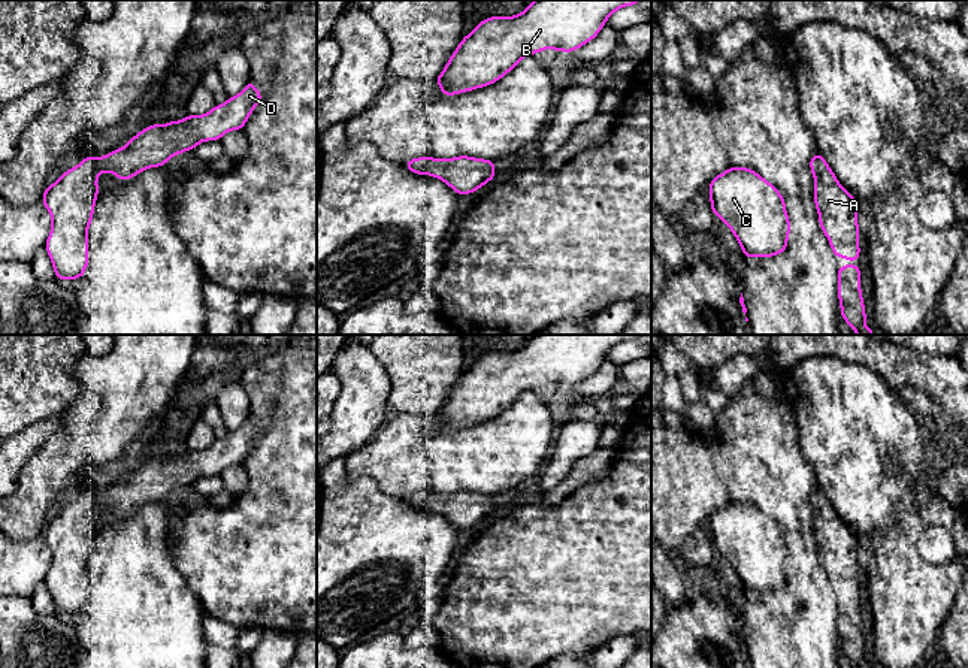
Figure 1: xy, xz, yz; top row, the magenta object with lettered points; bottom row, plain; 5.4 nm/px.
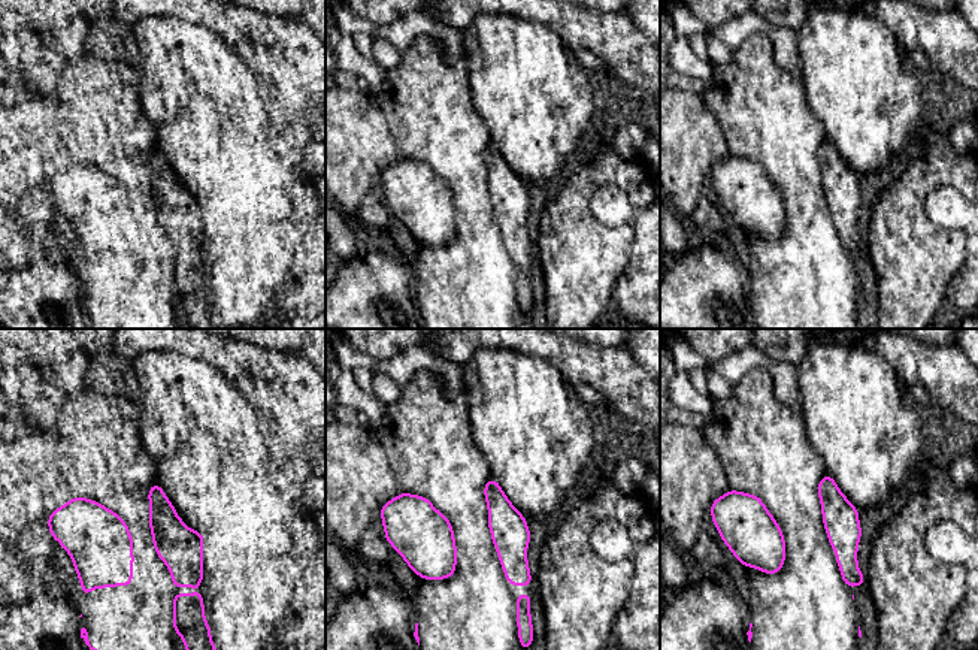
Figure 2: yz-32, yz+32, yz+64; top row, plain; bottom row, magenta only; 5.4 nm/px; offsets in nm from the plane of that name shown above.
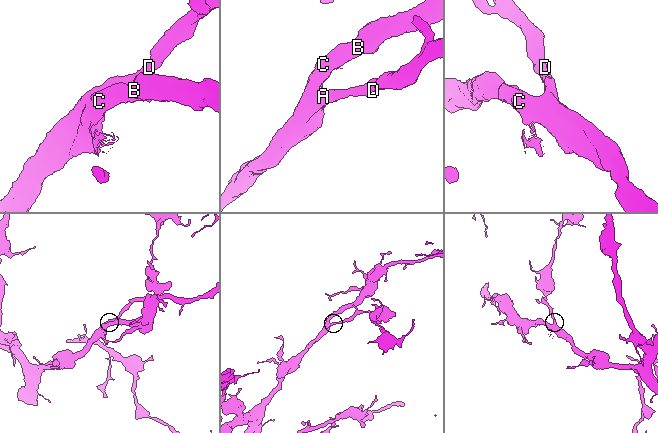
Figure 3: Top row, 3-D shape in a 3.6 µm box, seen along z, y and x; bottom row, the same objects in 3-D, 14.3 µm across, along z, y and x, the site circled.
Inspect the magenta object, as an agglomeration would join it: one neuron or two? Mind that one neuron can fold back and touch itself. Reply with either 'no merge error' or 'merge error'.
no merge error

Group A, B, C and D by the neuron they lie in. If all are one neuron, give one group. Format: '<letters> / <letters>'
A B C D

